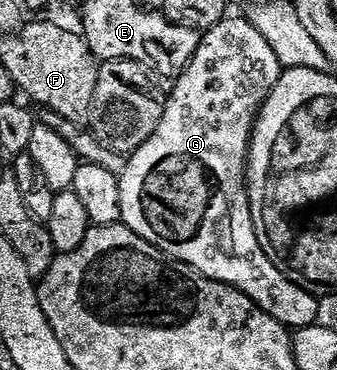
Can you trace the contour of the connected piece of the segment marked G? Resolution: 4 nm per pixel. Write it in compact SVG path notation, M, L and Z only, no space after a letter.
M226 17L220 19L217 24L210 27L208 31L200 36L199 42L196 44L193 52L193 58L186 64L184 71L177 76L172 84L173 92L169 95L169 100L163 103L160 108L159 116L161 120L157 123L157 128L142 142L136 151L128 156L125 164L125 170L121 172L119 178L119 201L121 202L121 222L139 237L143 237L143 241L147 241L151 245L155 245L163 253L167 253L172 259L178 259L180 263L191 265L199 273L203 273L209 279L214 279L220 283L229 283L232 287L239 288L247 297L251 297L251 301L255 301L264 309L271 317L275 317L275 321L284 323L290 329L299 327L312 327L317 322L317 314L319 313L319 299L312 290L300 287L299 284L293 283L284 273L278 269L267 257L267 253L263 253L263 249L259 245L259 237L255 237L255 225L253 219L249 215L249 192L247 190L247 160L249 158L249 140L253 133L253 124L257 118L259 110L259 101L264 101L269 95L269 91L277 84L277 79L281 76L282 65L275 57L275 53L271 49L271 45L267 45L267 40L263 38L263 33L259 33L259 29L255 29L255 25L251 25L248 19L238 17Z

